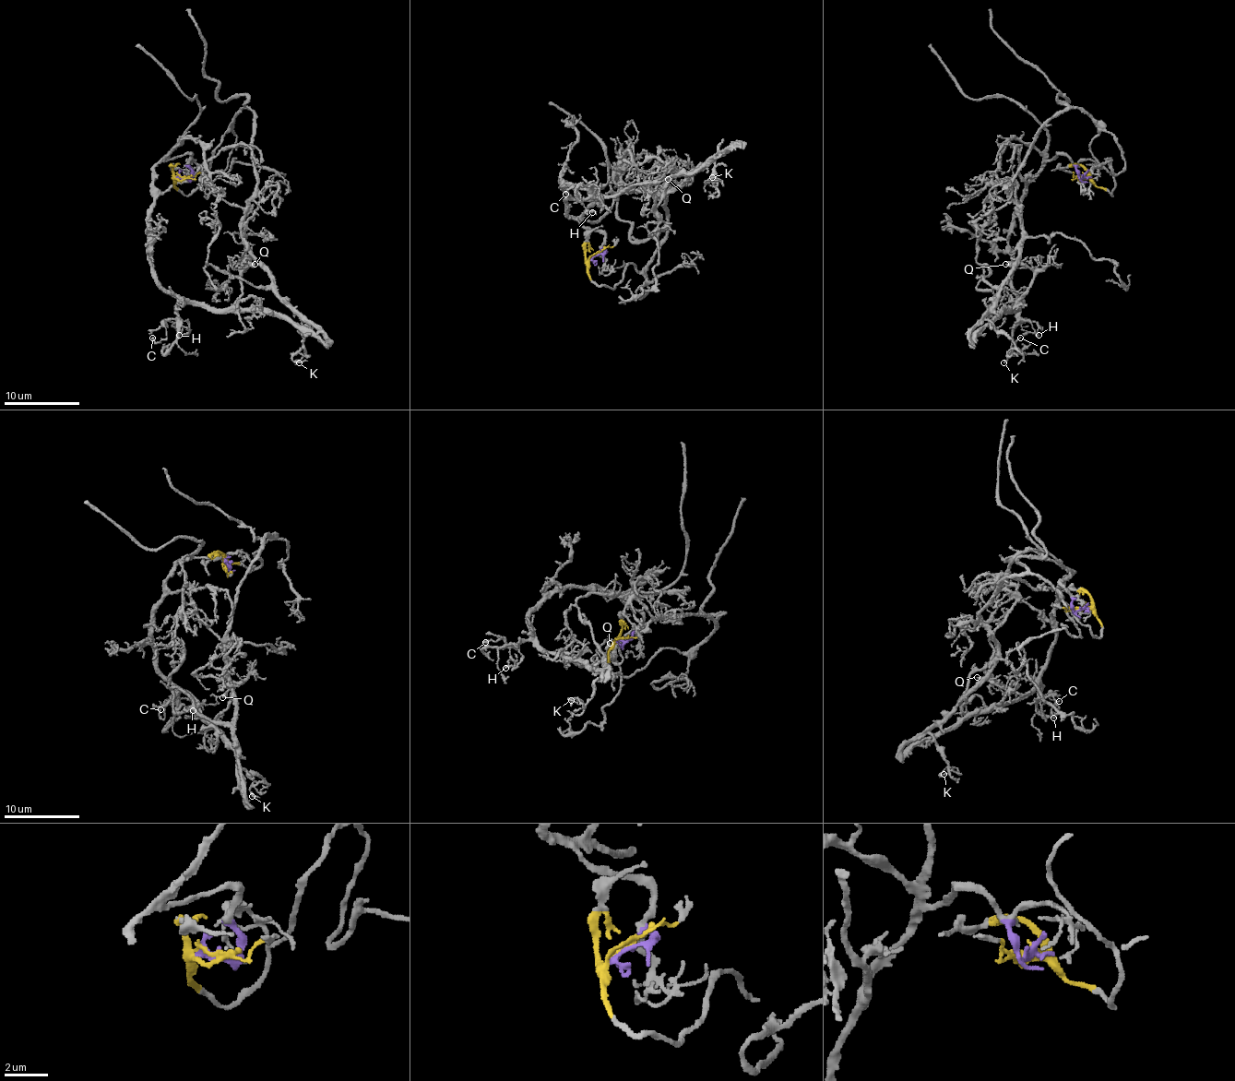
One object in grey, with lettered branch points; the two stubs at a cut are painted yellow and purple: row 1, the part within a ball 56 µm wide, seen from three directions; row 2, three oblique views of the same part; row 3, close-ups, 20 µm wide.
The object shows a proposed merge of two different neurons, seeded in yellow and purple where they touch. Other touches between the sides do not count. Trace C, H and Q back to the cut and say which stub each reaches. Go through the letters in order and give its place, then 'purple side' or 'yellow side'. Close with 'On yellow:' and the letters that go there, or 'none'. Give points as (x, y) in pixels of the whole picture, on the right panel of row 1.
C: place (1020, 338); purple side
H: place (1039, 335); purple side
Q: place (1005, 264); purple side
On yellow: none

